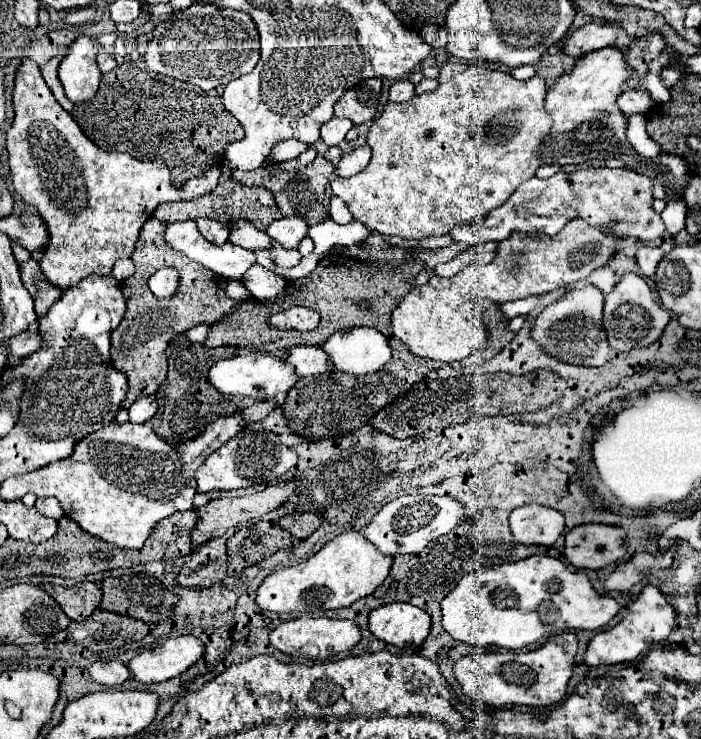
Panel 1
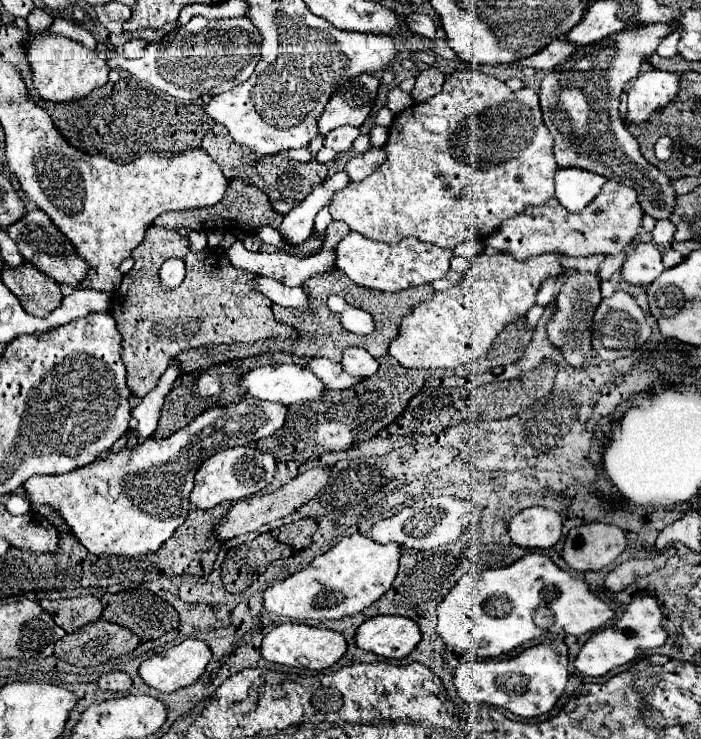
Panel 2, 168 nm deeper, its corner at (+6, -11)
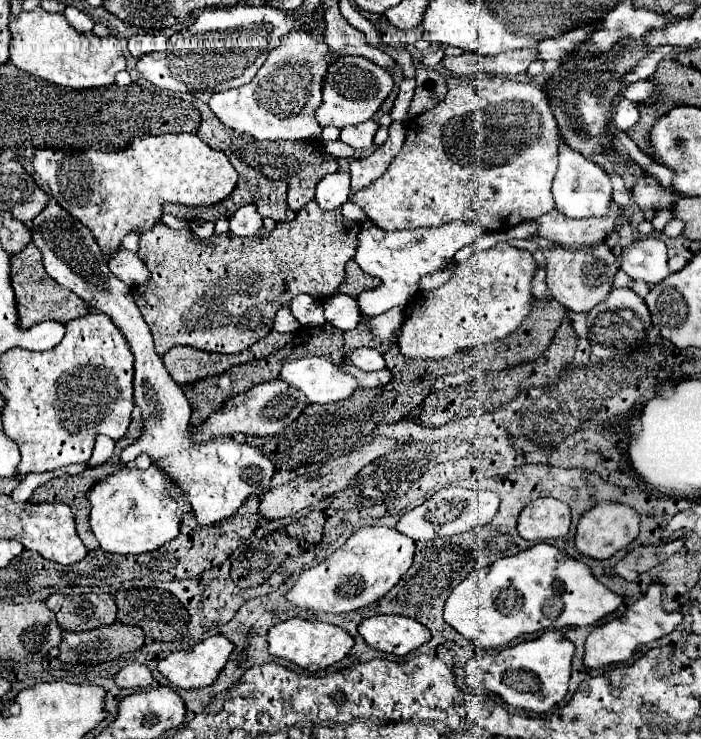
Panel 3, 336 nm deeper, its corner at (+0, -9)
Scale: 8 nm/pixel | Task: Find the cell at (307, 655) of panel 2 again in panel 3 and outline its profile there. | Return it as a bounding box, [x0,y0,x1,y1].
[268,618,354,670]

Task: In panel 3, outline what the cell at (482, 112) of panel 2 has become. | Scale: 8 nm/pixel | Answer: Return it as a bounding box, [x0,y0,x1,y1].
[350,78,560,232]

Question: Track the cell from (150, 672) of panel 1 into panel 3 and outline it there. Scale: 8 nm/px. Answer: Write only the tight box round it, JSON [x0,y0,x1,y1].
[158,636,232,688]

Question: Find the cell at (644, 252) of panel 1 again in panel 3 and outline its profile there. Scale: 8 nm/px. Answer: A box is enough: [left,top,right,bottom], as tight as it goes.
[620,238,670,284]

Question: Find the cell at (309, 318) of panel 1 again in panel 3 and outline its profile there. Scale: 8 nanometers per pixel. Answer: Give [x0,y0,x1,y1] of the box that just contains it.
[132,200,358,356]

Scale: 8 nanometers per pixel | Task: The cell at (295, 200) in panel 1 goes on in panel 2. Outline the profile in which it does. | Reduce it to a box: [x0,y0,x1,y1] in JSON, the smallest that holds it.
[264,152,328,214]

